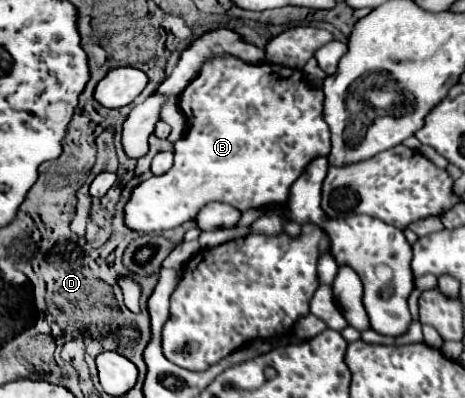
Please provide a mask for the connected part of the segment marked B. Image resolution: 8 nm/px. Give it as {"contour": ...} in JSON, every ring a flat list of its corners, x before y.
{"contour":[[232,55,208,57,198,77,180,93,178,107,186,115,188,133,174,143,174,165,160,177,138,185,126,203,126,225,140,233,166,231,194,219,212,201,234,205,238,211,266,205,286,205,292,183,314,157,330,155,330,129,322,113,324,93,310,85,300,69,274,63,246,63]]}

